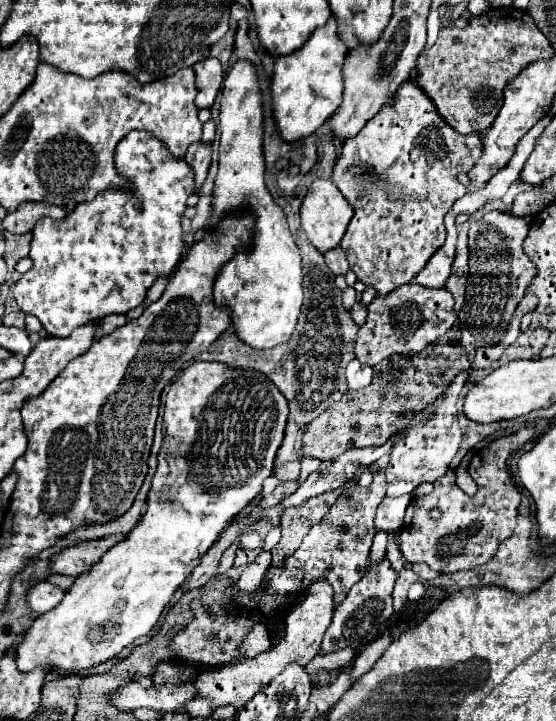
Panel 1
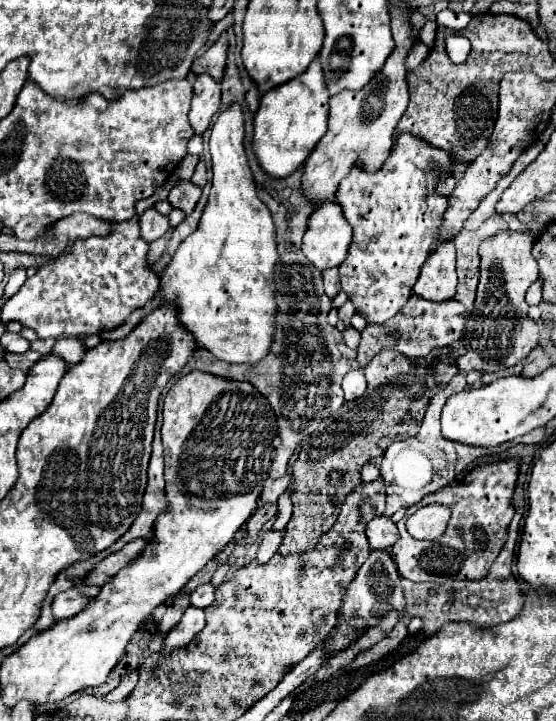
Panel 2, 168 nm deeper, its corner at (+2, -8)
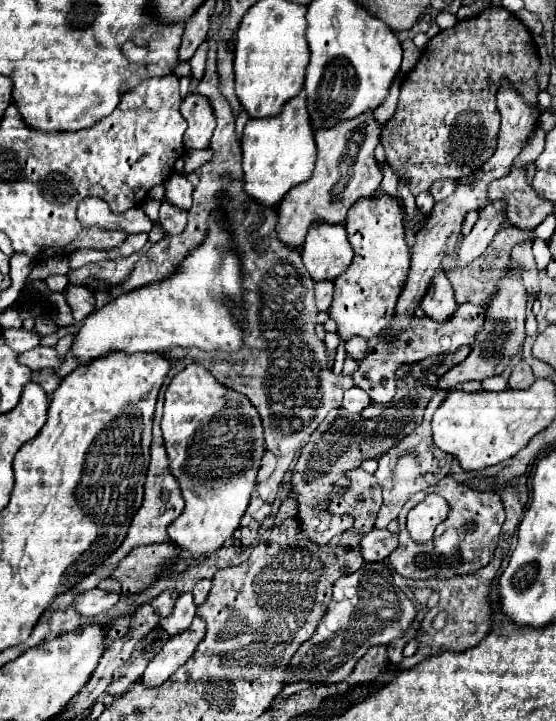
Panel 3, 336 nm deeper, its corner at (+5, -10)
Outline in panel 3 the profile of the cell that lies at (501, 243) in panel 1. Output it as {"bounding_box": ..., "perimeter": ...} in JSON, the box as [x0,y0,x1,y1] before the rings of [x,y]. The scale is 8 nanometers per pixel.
{"bounding_box":[438,268,526,390],"perimeter":[[[512,268],[510,272],[506,272],[500,282],[498,282],[498,292],[492,296],[490,306],[486,308],[486,322],[484,322],[484,330],[476,334],[476,342],[472,344],[472,352],[470,356],[456,364],[454,368],[450,368],[440,380],[438,380],[438,390],[454,390],[460,384],[468,382],[468,380],[484,380],[496,374],[502,374],[504,368],[508,366],[510,358],[516,356],[516,352],[520,350],[526,332],[524,332],[524,320],[526,320],[526,290],[522,286],[522,278],[520,272],[516,268]]]}

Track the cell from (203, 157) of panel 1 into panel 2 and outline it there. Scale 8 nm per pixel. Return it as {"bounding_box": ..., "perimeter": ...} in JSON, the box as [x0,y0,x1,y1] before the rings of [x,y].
{"bounding_box":[167,180,201,214],"perimeter":[[[179,180],[175,184],[175,188],[169,192],[169,198],[167,200],[175,208],[181,208],[187,214],[191,214],[191,210],[195,208],[195,204],[197,204],[199,198],[201,198],[201,188],[197,184],[193,184],[191,180]]]}

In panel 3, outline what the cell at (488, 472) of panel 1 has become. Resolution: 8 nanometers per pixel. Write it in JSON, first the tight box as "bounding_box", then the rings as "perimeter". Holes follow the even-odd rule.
{"bounding_box":[390,476,504,580],"perimeter":[[[446,476],[438,484],[434,484],[428,490],[418,492],[408,500],[408,504],[400,510],[398,524],[400,524],[400,544],[390,554],[392,568],[412,580],[426,580],[426,578],[452,578],[460,574],[470,574],[482,566],[486,566],[492,558],[492,552],[496,548],[496,536],[500,532],[500,526],[504,522],[504,506],[496,492],[478,492],[472,490],[454,478]],[[426,494],[440,494],[450,510],[447,518],[436,528],[446,528],[440,537],[434,537],[426,543],[412,542],[408,530],[404,528],[404,518],[420,500],[424,500]]]}

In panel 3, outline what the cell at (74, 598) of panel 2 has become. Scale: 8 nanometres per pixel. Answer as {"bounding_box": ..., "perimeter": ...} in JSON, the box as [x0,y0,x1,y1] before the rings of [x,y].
{"bounding_box":[72,588,120,618],"perimeter":[[[94,588],[94,590],[88,590],[88,592],[80,594],[80,596],[76,596],[76,600],[74,600],[72,606],[74,606],[82,616],[90,618],[90,616],[98,616],[98,614],[108,612],[118,600],[120,600],[120,594]]]}

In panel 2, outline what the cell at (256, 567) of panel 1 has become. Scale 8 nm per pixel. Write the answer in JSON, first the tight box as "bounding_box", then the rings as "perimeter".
{"bounding_box":[257,530,283,564],"perimeter":[[[269,530],[263,538],[263,542],[259,544],[259,550],[257,550],[257,562],[259,564],[267,564],[273,554],[277,552],[279,544],[281,544],[281,538],[283,538],[283,532],[275,532],[275,530]]]}

